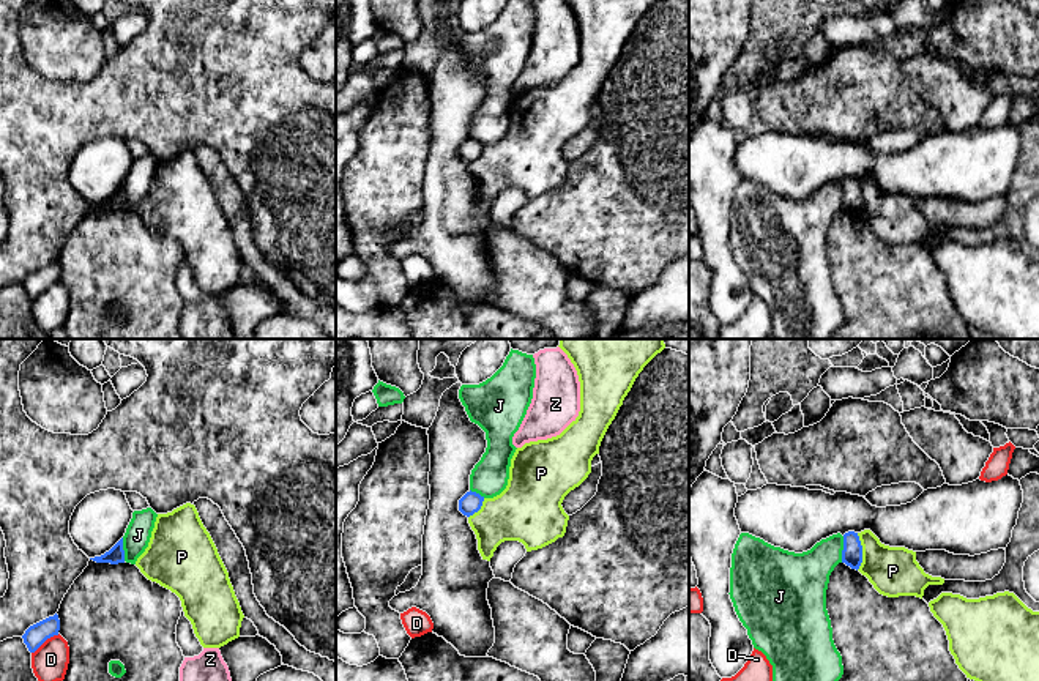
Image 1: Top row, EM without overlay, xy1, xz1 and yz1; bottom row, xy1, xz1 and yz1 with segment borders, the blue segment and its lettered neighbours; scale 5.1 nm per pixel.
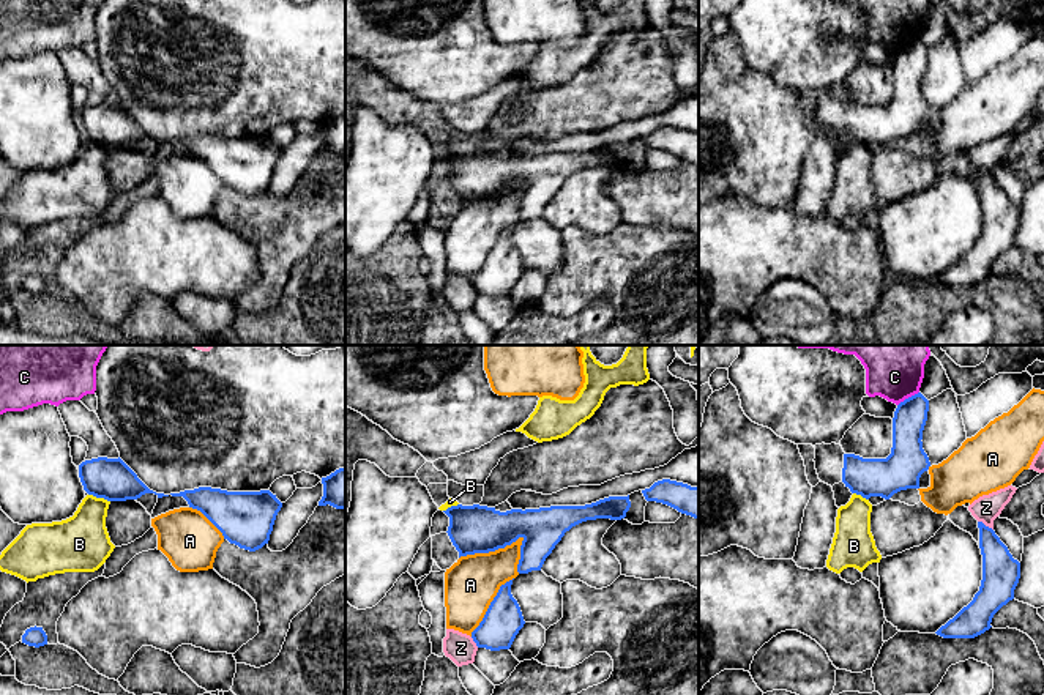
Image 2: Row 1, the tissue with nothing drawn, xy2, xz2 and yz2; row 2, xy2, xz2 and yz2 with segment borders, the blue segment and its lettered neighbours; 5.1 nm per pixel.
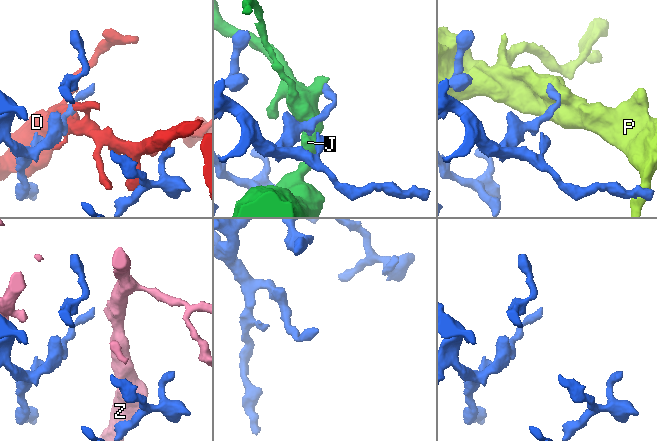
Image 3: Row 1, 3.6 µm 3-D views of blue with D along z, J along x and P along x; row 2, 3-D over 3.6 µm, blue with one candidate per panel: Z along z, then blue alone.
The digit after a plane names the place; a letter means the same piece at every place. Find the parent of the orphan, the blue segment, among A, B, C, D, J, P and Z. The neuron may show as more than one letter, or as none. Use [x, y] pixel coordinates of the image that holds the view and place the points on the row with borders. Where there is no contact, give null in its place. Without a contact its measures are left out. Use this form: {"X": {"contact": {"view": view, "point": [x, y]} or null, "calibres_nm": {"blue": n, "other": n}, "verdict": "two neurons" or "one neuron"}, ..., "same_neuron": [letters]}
{"A": {"contact": {"view": "xz2", "point": [491, 550]}, "calibres_nm": {"blue": 240, "other": 280}, "verdict": "two neurons"}, "B": {"contact": {"view": "xy2", "point": [100, 497]}, "calibres_nm": {"blue": 220, "other": 280}, "verdict": "two neurons"}, "C": {"contact": {"view": "yz2", "point": [909, 397]}, "calibres_nm": {"blue": 170, "other": 340}, "verdict": "two neurons"}, "D": {"contact": {"view": "xy1", "point": [44, 640]}, "calibres_nm": {"blue": 110, "other": 190}, "verdict": "two neurons"}, "J": {"contact": {"view": "yz1", "point": [844, 549]}, "calibres_nm": {"blue": 110, "other": 240}, "verdict": "two neurons"}, "P": {"contact": {"view": "yz1", "point": [861, 552]}, "calibres_nm": {"blue": 110, "other": 260}, "verdict": "two neurons"}, "Z": {"contact": {"view": "yz2", "point": [984, 525]}, "calibres_nm": {"blue": 190, "other": 140}, "verdict": "two neurons"}, "same_neuron": []}

